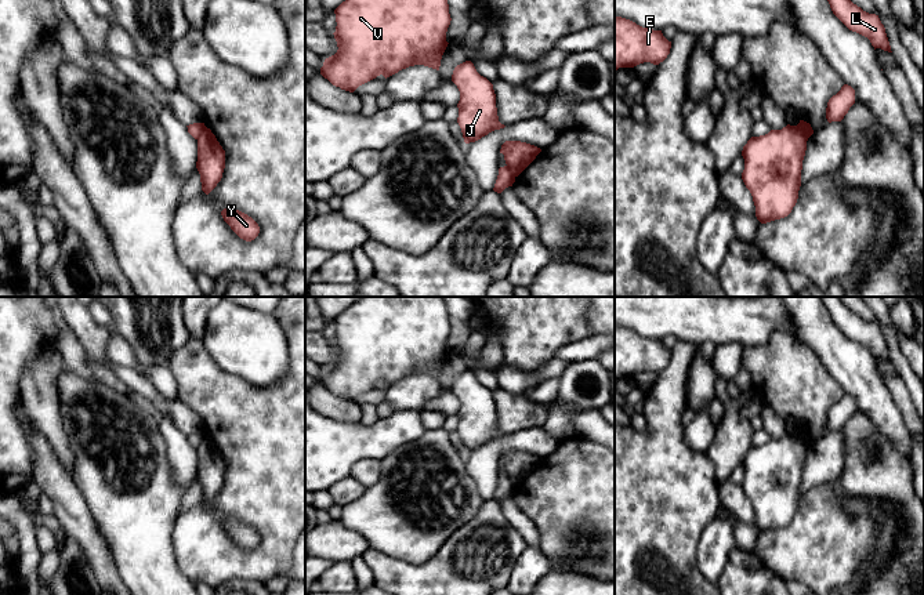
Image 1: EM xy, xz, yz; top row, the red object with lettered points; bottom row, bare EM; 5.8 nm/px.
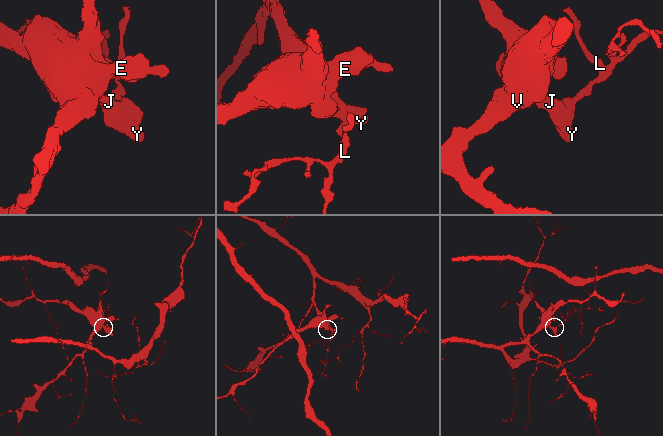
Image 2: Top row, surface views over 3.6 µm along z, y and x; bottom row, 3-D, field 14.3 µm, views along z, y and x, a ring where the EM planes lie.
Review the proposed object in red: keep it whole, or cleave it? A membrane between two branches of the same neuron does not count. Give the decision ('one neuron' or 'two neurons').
two neurons

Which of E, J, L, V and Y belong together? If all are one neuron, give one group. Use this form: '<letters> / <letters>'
E J V Y / L

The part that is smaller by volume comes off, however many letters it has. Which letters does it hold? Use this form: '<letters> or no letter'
L

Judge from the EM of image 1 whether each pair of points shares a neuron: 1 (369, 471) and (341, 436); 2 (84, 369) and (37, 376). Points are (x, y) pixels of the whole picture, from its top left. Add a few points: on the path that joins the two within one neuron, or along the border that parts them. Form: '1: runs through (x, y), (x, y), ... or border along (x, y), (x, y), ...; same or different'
1: border along (380, 460), (359, 459), (348, 475); different
2: border along (57, 348), (65, 367); different

